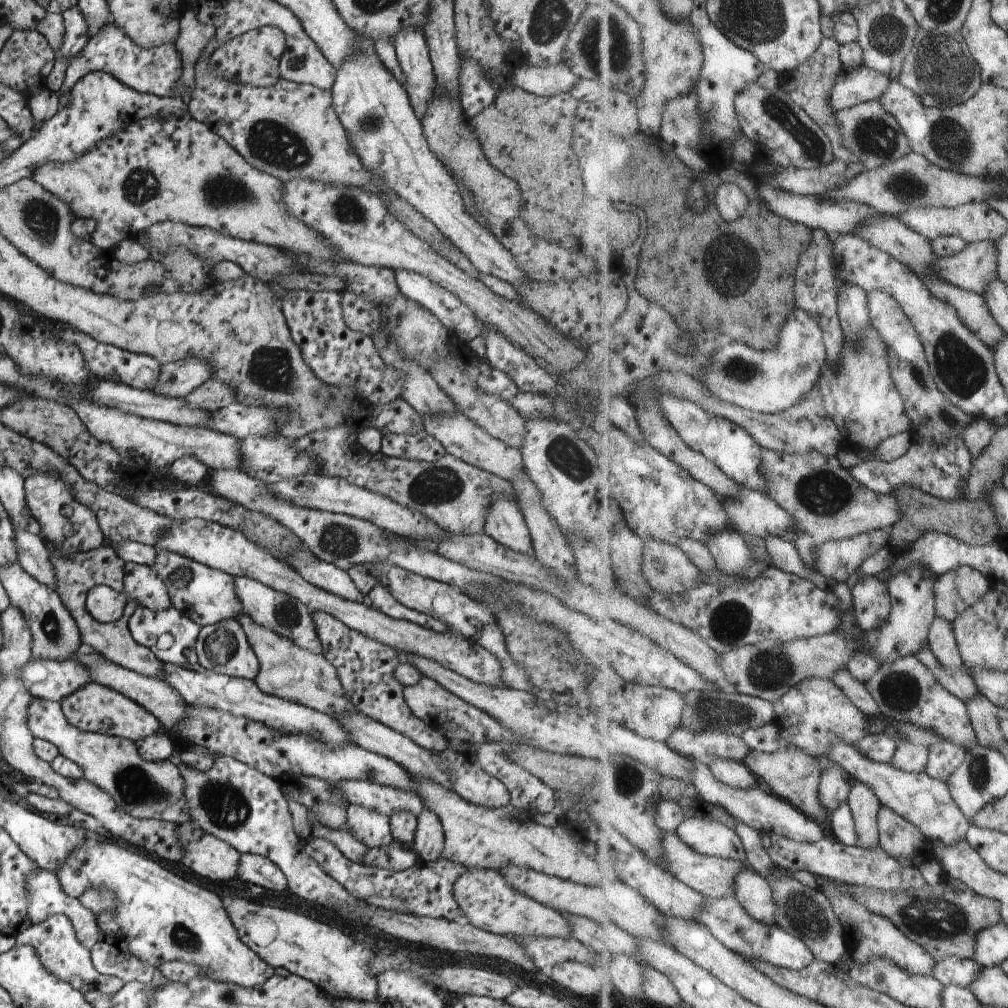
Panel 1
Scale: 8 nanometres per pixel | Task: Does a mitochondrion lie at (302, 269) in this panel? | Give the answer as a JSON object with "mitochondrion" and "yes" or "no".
{"mitochondrion":"no"}

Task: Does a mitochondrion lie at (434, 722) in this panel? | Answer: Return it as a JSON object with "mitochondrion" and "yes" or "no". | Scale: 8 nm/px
{"mitochondrion":"no"}

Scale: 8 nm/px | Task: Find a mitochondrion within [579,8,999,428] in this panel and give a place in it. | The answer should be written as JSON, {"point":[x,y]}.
{"point":[942,68]}

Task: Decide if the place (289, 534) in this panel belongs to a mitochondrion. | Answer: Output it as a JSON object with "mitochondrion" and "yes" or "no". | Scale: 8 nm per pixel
{"mitochondrion":"no"}

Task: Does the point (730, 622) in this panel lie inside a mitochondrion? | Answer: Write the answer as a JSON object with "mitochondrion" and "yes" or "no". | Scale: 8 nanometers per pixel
{"mitochondrion":"yes"}

